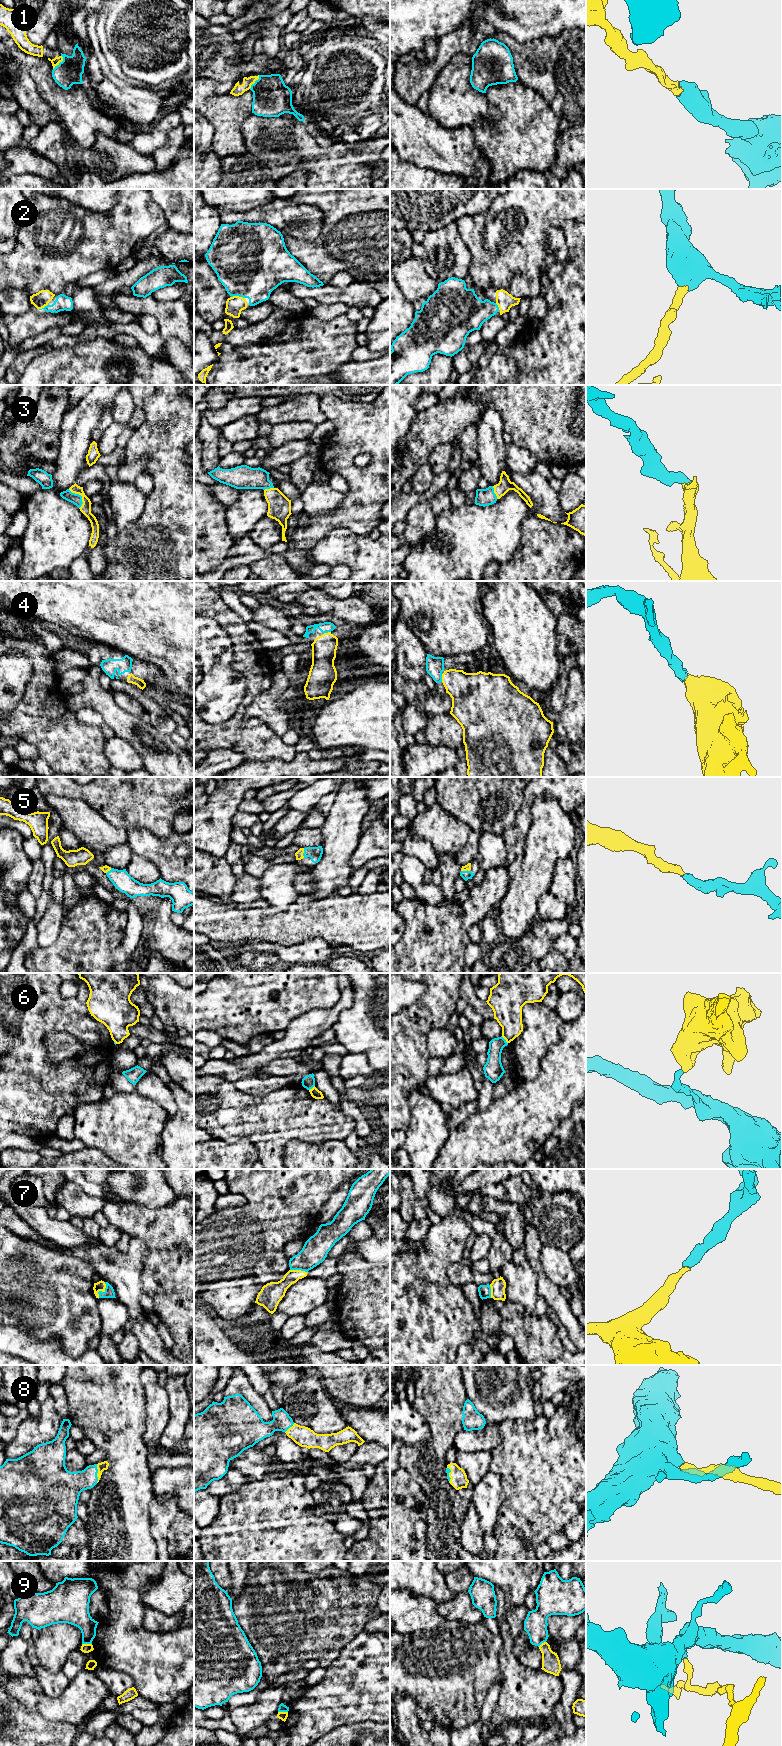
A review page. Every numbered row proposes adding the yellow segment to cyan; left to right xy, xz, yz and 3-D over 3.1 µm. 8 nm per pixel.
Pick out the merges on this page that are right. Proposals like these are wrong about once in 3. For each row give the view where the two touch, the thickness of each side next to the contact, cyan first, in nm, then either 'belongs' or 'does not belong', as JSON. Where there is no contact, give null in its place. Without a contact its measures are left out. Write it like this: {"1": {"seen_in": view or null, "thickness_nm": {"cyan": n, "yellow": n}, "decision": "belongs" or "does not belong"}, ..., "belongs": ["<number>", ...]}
{"1": {"seen_in": "xy", "thickness_nm": {"cyan": 200, "yellow": 60}, "decision": "belongs"}, "2": {"seen_in": "xz", "thickness_nm": {"cyan": 500, "yellow": 140}, "decision": "belongs"}, "3": {"seen_in": "xy", "thickness_nm": {"cyan": 90, "yellow": 80}, "decision": "belongs"}, "4": {"seen_in": "yz", "thickness_nm": {"cyan": 140, "yellow": 300}, "decision": "belongs"}, "5": {"seen_in": "xz", "thickness_nm": {"cyan": 110, "yellow": 60}, "decision": "belongs"}, "6": {"seen_in": "yz", "thickness_nm": {"cyan": 150, "yellow": 220}, "decision": "does not belong"}, "7": {"seen_in": "xy", "thickness_nm": {"cyan": 80, "yellow": 80}, "decision": "belongs"}, "8": {"seen_in": "xy", "thickness_nm": {"cyan": 220, "yellow": 70}, "decision": "belongs"}, "9": {"seen_in": "xy", "thickness_nm": {"cyan": 190, "yellow": 80}, "decision": "does not belong"}, "belongs": ["1", "2", "3", "4", "5", "7", "8"]}

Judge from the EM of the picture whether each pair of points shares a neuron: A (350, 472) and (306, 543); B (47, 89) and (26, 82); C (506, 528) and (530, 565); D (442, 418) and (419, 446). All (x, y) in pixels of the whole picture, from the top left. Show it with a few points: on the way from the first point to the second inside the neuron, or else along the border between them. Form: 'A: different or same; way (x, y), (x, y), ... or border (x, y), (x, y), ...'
A: same; way (353, 491), (353, 500), (332, 521), (325, 524)
B: different; border (18, 71), (32, 77), (48, 105)
C: different; border (522, 523), (519, 546), (512, 557), (503, 564)
D: same; way (435, 425), (419, 439)

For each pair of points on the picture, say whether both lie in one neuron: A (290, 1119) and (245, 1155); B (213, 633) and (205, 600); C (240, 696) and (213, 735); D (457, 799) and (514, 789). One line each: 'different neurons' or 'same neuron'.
A: different neurons
B: different neurons
C: different neurons
D: same neuron

